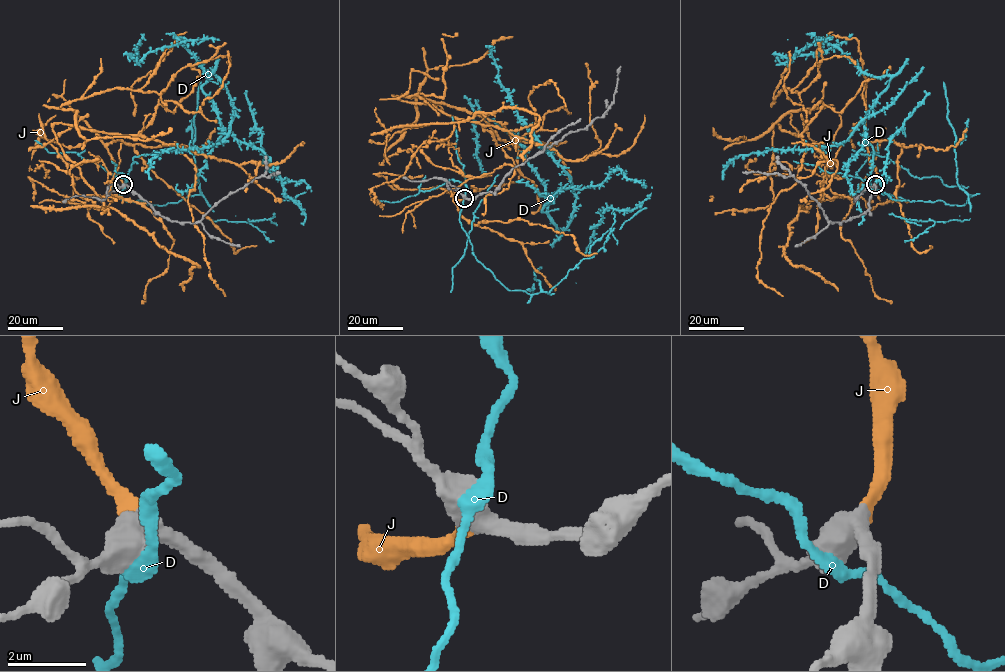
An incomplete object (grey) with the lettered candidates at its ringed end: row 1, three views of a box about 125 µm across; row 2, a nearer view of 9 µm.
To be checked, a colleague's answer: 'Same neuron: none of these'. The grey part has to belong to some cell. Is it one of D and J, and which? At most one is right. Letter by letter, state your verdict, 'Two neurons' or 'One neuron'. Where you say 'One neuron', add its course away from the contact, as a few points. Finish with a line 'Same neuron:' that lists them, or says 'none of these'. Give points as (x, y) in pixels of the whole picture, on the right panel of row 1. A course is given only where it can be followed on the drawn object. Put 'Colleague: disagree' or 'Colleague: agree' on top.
Colleague: disagree
D: Two neurons
J: One neuron
Same neuron: J

